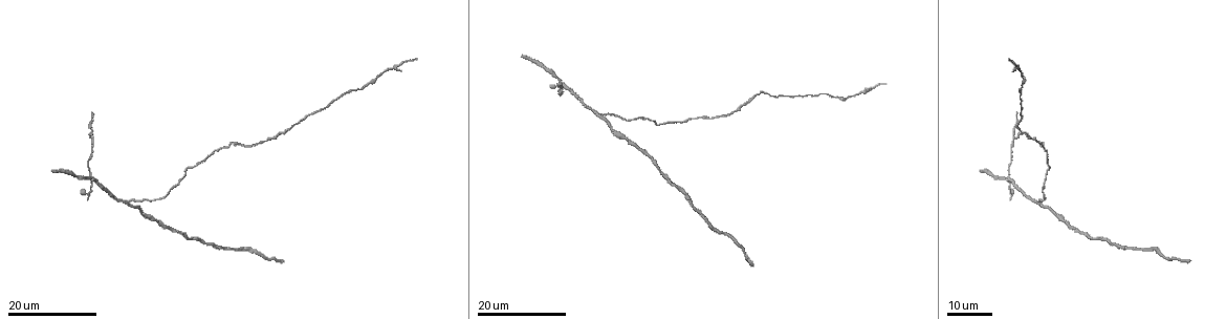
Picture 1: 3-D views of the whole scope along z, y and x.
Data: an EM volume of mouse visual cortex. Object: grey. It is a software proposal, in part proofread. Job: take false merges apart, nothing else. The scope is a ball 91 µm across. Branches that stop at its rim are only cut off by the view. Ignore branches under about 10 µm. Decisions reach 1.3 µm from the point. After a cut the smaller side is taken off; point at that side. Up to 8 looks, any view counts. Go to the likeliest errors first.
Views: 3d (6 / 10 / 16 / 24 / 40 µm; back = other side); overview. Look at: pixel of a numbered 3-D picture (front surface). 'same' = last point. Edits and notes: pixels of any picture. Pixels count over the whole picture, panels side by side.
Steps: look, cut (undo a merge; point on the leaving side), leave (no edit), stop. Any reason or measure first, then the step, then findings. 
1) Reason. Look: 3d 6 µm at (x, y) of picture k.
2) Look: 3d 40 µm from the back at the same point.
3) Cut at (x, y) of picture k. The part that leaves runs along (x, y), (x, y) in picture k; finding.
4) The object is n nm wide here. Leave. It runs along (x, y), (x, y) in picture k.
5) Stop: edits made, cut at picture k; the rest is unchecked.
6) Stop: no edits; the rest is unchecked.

Looks like a crossing. Look: 3d 16 µm at (90, 180) of picture 1.

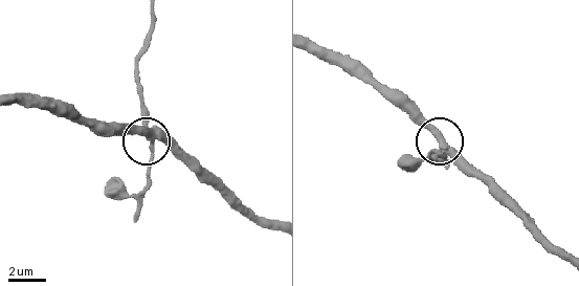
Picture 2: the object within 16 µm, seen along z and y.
Closer look. Look: 3d 10 µm at (151, 133) of picture 2.

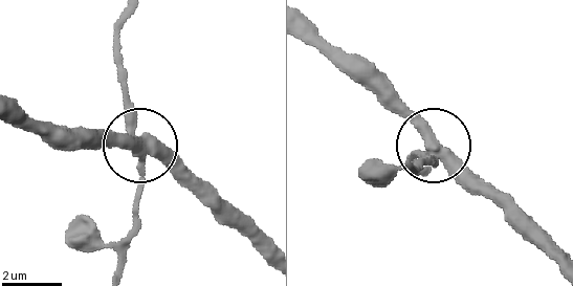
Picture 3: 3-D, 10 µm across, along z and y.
Look: 3d 10 µm from the back at (136, 142) of picture 3.

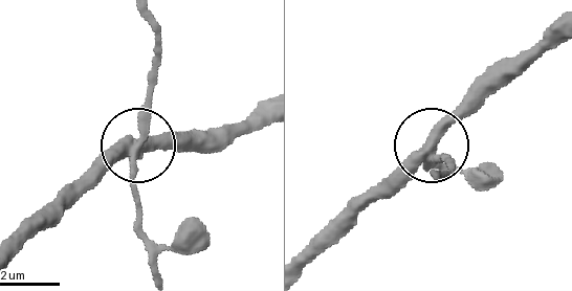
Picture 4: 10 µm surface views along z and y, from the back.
The object is 390 nm wide here. Cut at (149, 109) of picture 4. The part that leaves runs along (132, 154), (154, 59), (154, 21) in picture 4; a second neuron is stuck on.

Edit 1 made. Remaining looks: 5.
Look: overview.

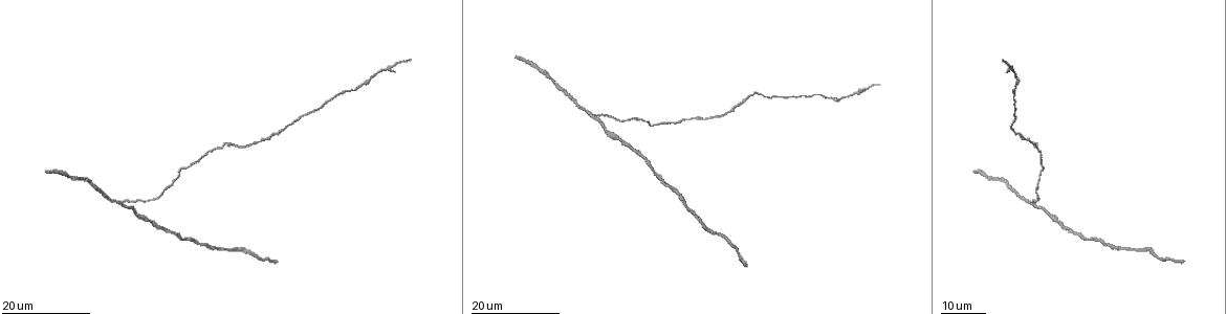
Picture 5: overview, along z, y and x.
Side arm on a straight run. Look: 3d 24 µm at (122, 203) of picture 5.

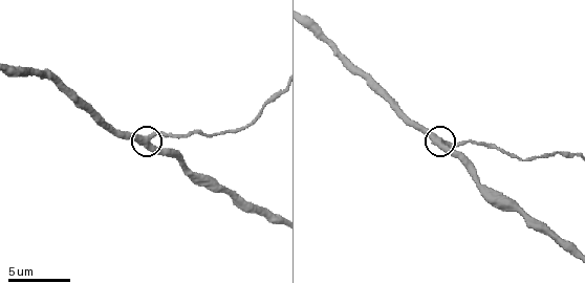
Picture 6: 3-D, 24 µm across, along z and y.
Look: 3d 10 µm at (438, 141) of picture 6.

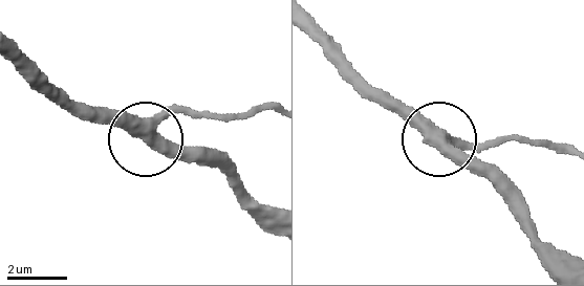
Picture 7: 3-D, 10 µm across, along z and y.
Leave. It runs along (274, 110), (175, 112), (138, 137), (88, 108) in picture 7; one neuron here.

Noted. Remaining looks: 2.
A narrow waist. Look: 3d 10 µm at (508, 199) of picture 6.

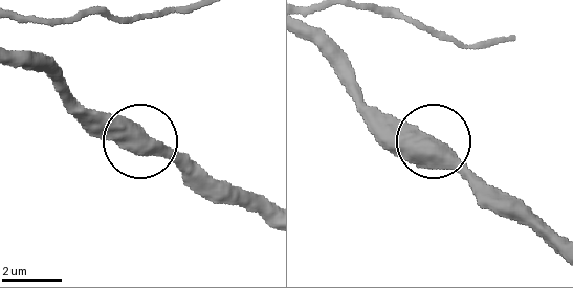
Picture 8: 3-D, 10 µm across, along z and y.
Leave. It runs along (310, 41), (362, 101), (422, 131), (496, 203) in picture 8; one neuron here.

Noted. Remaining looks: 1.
Stop: edits made, cut at picture 4; the rest is unchecked.

